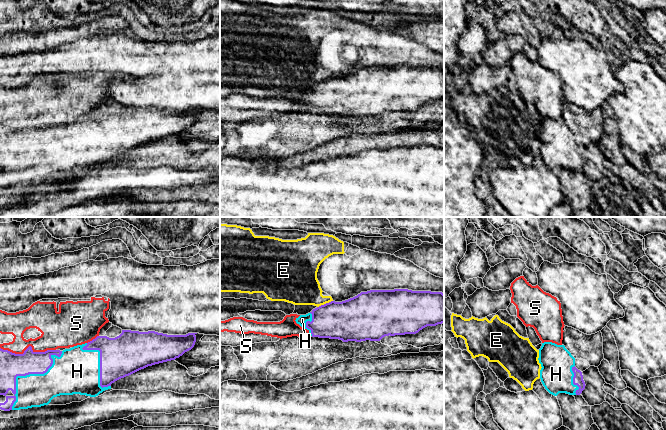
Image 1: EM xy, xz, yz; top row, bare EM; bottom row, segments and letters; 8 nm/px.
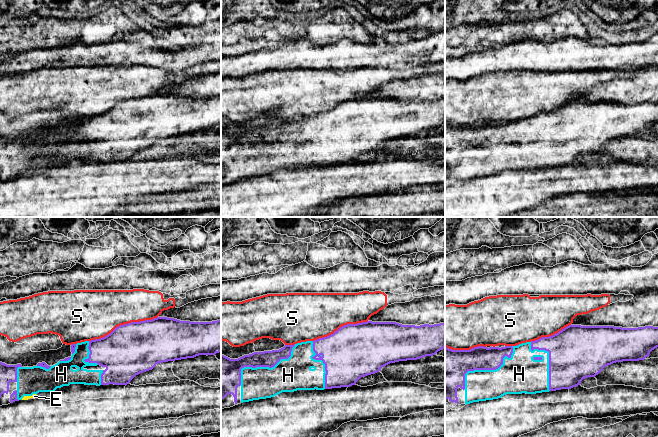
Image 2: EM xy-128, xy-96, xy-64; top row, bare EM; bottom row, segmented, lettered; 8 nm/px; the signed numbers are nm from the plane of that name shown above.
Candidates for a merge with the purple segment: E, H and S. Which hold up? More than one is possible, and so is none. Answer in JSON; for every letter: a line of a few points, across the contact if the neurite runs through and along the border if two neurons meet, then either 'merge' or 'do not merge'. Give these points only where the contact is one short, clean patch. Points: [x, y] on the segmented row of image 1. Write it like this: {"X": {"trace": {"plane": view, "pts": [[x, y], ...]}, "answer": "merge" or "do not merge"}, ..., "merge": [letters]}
{"E": {"answer": "do not merge"}, "H": {"answer": "merge"}, "S": {"answer": "do not merge"}, "merge": ["H"]}

